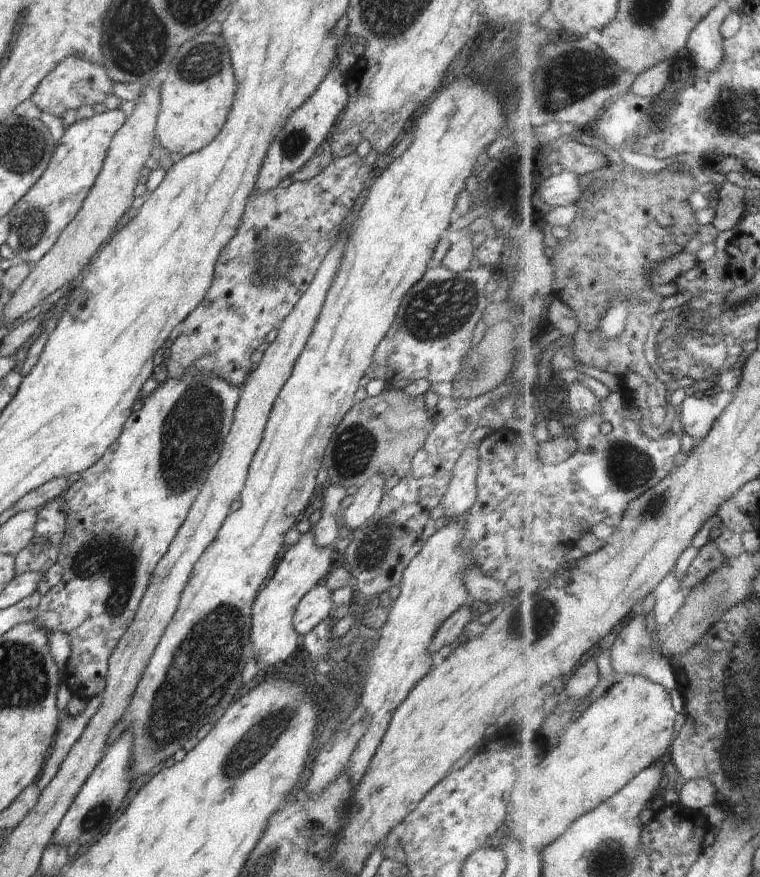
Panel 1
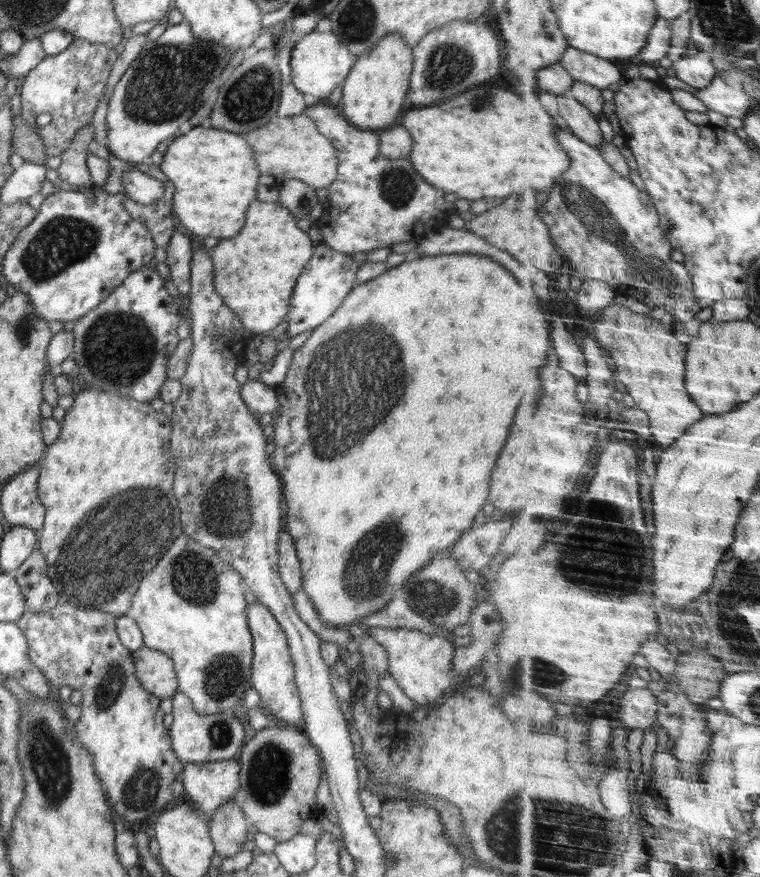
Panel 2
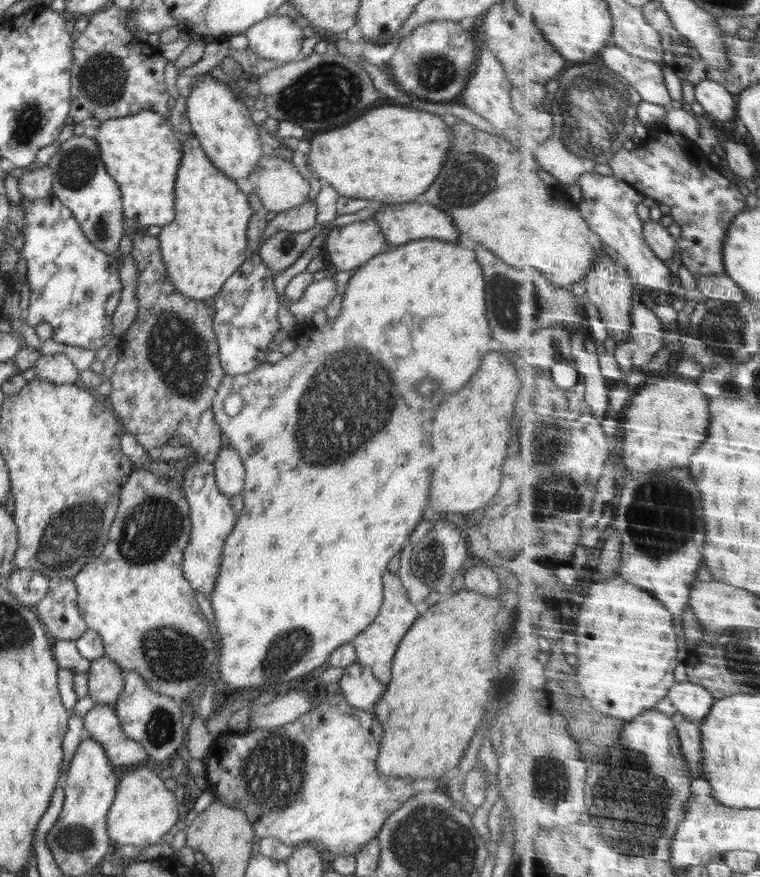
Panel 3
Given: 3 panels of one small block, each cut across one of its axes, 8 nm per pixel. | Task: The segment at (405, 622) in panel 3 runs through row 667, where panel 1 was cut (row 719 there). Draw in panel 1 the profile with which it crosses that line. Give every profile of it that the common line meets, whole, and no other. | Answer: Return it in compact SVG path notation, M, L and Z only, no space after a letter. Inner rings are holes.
M464 518L443 521L441 527L426 541L418 556L404 569L400 594L395 596L386 624L379 630L380 638L372 650L372 656L364 663L364 688L359 704L366 708L370 720L368 730L360 738L358 748L354 750L347 764L348 778L354 786L368 770L368 764L388 730L394 711L406 700L416 683L434 666L433 655L428 652L428 646L436 630L452 613L470 600L464 586L464 572L477 565L472 556L468 552L462 552L460 548L464 532Z

